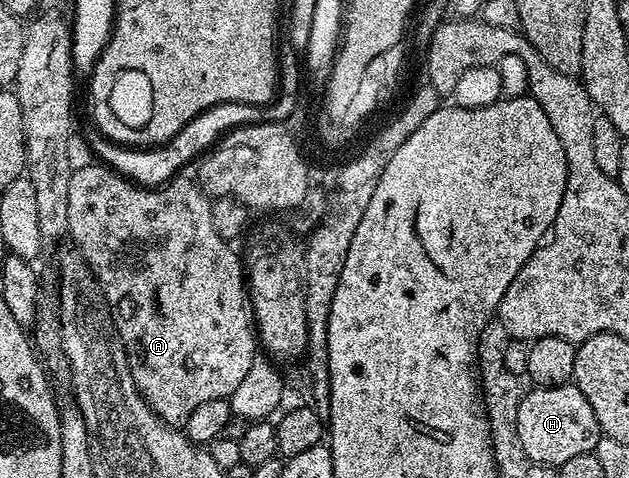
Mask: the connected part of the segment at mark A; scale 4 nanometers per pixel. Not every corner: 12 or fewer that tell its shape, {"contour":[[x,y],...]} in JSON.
{"contour":[[72,170],[68,240],[168,425],[259,357],[194,178]]}

